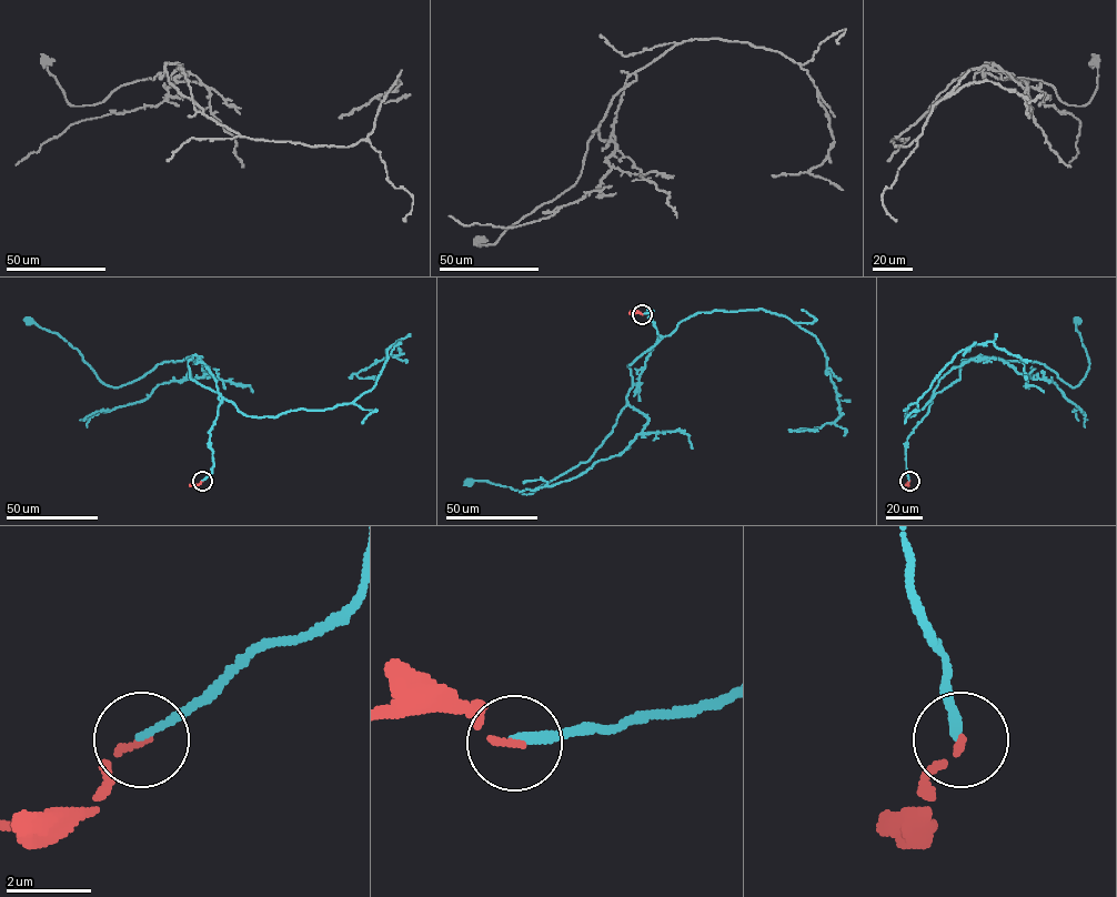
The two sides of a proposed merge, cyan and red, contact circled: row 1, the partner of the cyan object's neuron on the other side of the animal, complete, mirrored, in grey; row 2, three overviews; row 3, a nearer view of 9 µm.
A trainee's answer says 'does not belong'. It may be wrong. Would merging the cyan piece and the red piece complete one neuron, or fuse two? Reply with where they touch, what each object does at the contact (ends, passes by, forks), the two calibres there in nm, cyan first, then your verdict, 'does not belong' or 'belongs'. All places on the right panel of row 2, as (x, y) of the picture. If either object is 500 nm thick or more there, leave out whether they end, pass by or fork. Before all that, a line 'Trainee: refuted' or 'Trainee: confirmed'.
Trainee: confirmed
at (909, 481); cyan ends there; red ends there; 180 nm thick on the cyan side, 150 nm on the other; does not belong

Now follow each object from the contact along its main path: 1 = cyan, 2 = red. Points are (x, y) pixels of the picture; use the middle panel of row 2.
1: (642, 314), (653, 311), (648, 316), (660, 335), (638, 385), (589, 461), (529, 494), (469, 482)
2: (642, 314), (629, 312)

